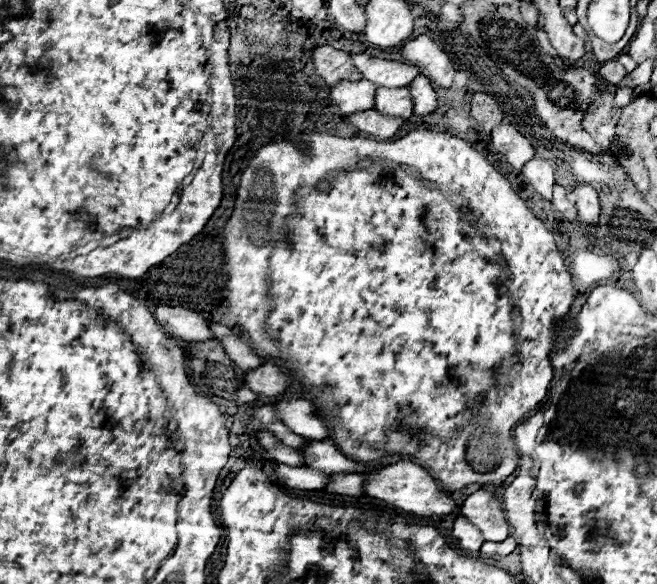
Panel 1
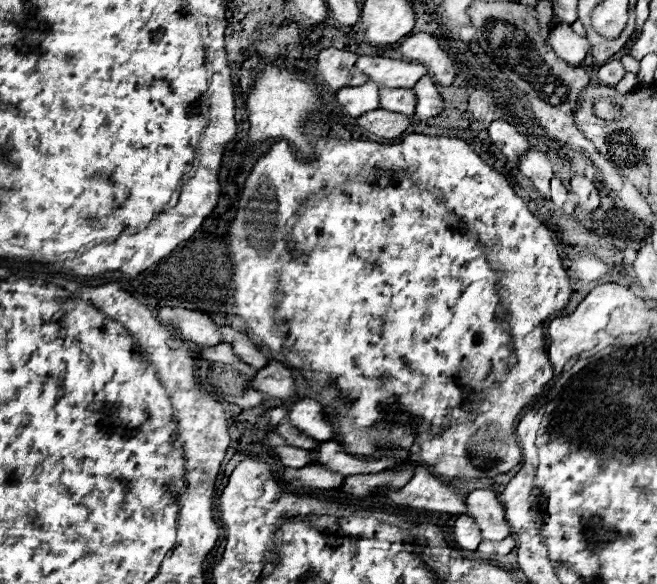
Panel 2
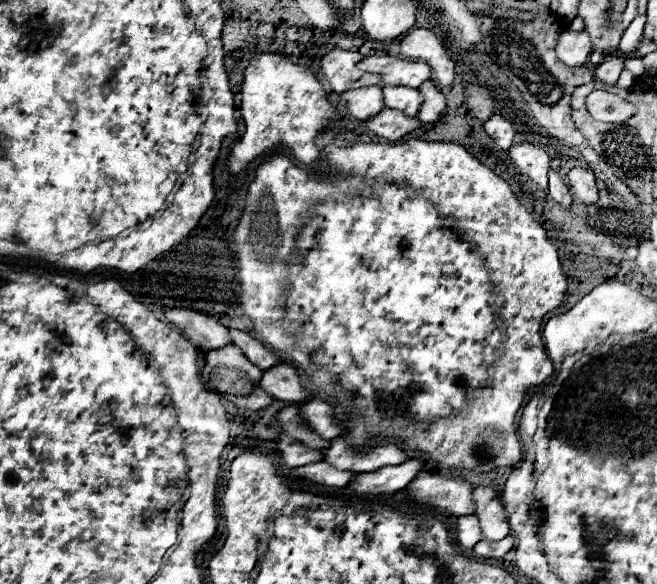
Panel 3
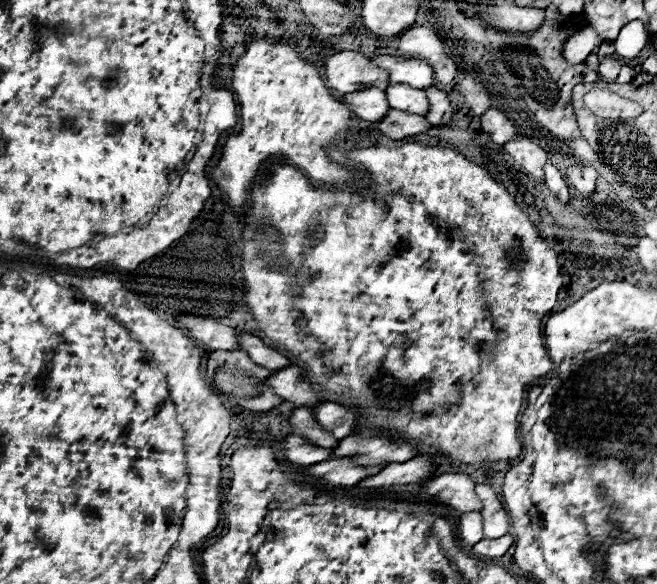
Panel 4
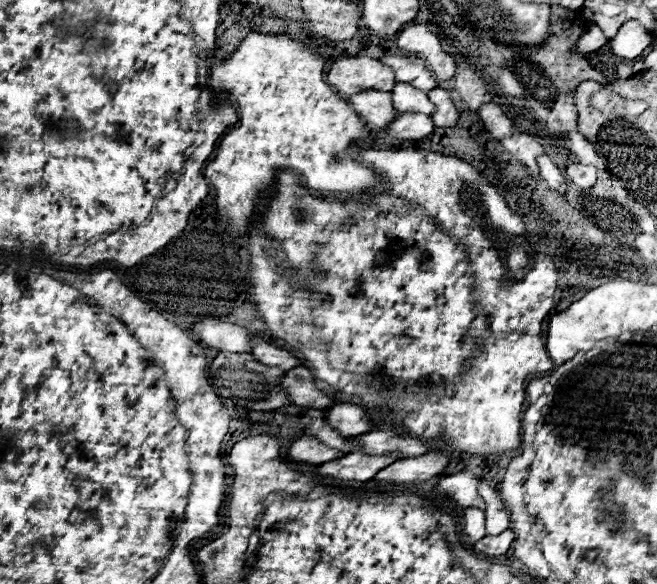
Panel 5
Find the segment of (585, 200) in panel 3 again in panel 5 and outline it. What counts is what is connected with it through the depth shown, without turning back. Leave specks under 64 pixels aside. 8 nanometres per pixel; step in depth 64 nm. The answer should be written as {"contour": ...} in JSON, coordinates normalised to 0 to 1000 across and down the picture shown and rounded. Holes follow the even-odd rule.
{"contour":[[[874,277],[874,281],[868,281],[861,288],[861,305],[868,312],[874,312],[880,322],[895,325],[895,322],[901,322],[907,315],[907,284]]]}

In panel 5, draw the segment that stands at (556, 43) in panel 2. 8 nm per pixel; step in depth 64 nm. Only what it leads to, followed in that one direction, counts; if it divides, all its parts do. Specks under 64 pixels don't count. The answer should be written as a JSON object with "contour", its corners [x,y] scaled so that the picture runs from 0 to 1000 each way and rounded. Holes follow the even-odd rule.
{"contour":[[[901,43],[883,62],[883,68],[877,72],[877,82],[871,82],[871,92],[892,96],[892,92],[898,92],[898,89],[913,86],[922,72],[925,72],[925,68],[919,65],[916,51],[913,51],[910,45]]]}

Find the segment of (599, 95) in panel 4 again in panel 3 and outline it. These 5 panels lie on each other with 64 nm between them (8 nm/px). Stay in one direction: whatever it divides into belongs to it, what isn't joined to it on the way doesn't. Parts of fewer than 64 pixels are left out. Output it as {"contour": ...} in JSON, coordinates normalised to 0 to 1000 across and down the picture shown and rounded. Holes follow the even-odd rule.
{"contour":[[[907,154],[892,168],[895,192],[904,205],[913,209],[950,209],[965,195],[965,182],[950,175],[944,164]]]}

